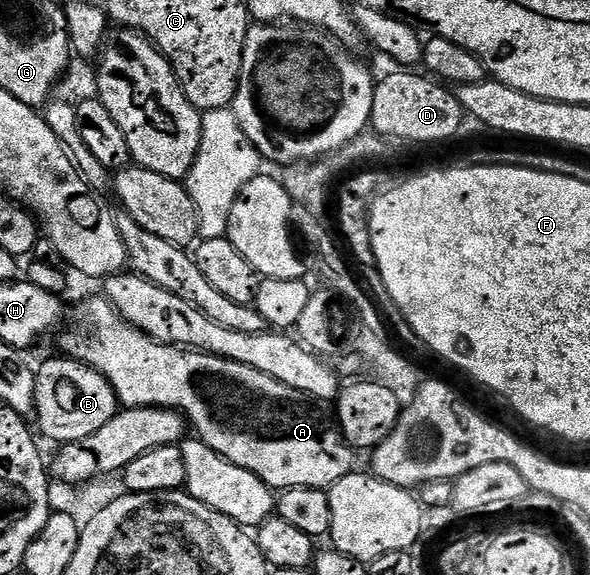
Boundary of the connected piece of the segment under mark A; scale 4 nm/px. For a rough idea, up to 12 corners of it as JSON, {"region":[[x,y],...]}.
{"region":[[105,297],[61,332],[119,404],[167,407],[272,489],[329,489],[355,448],[325,406],[160,343]]}

